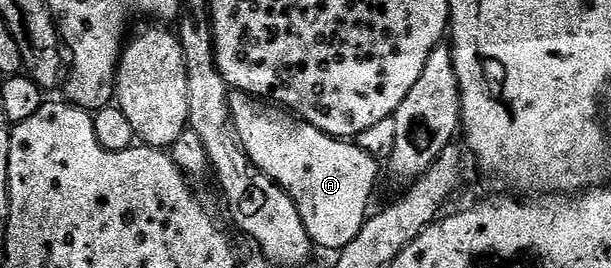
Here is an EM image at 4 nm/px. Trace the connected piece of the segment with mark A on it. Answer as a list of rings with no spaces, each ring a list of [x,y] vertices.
[[[230,93],[229,116],[245,155],[261,169],[262,174],[277,183],[287,196],[291,196],[314,247],[321,249],[322,246],[325,250],[340,252],[344,246],[351,244],[351,240],[355,240],[355,236],[359,236],[370,213],[369,201],[373,198],[373,188],[377,184],[377,162],[367,151],[353,146],[357,144],[352,141],[332,138],[310,122],[303,122],[292,113],[266,104],[251,94]]]

